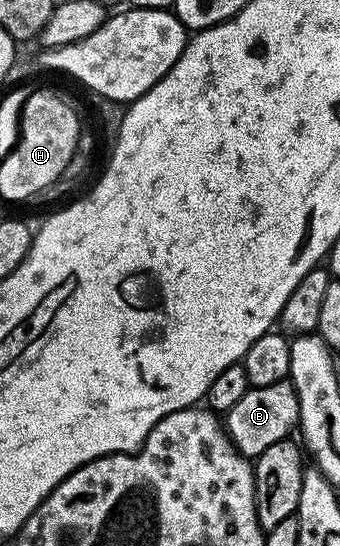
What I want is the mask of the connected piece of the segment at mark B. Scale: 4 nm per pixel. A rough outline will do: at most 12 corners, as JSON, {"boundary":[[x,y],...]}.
{"boundary":[[291,381],[249,388],[226,412],[228,438],[255,460],[297,429]]}

